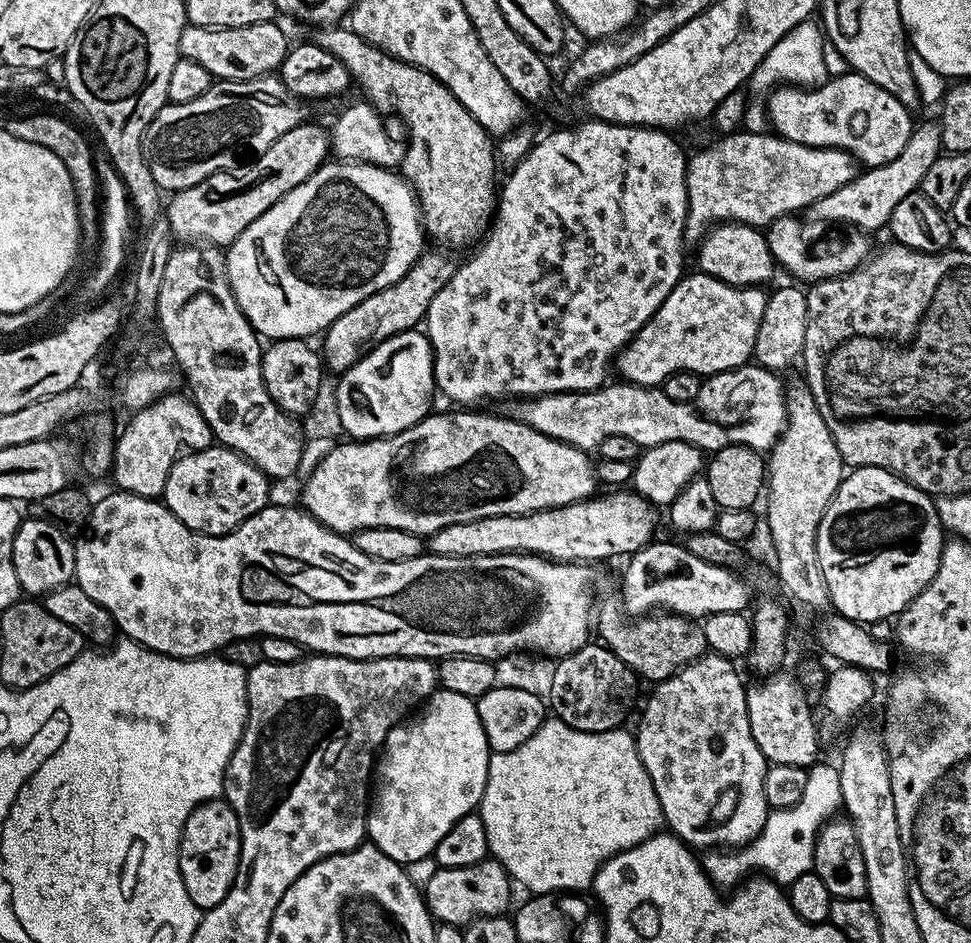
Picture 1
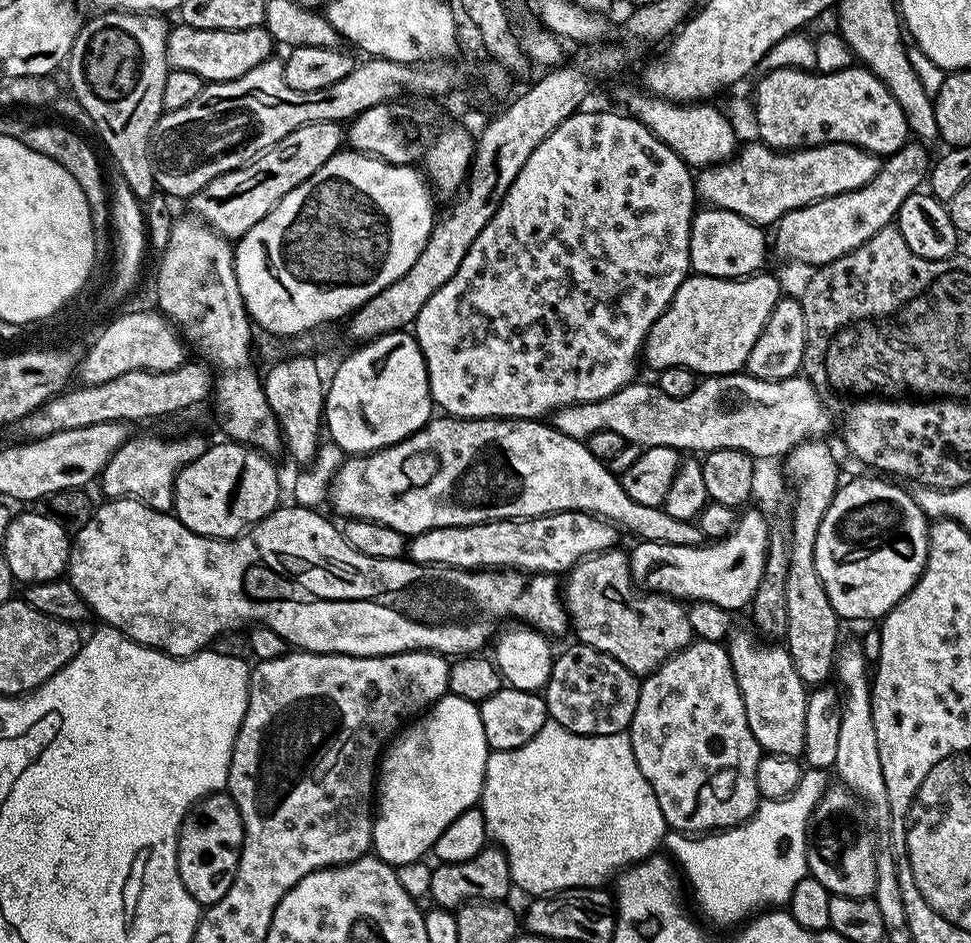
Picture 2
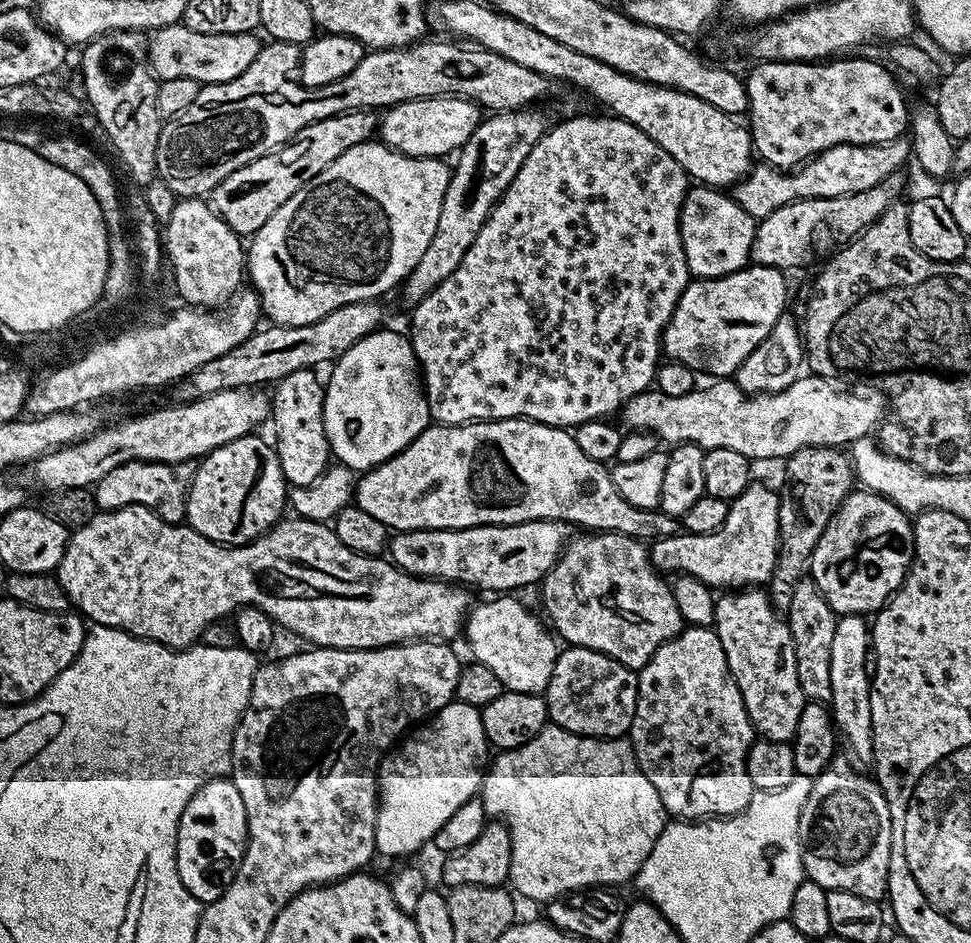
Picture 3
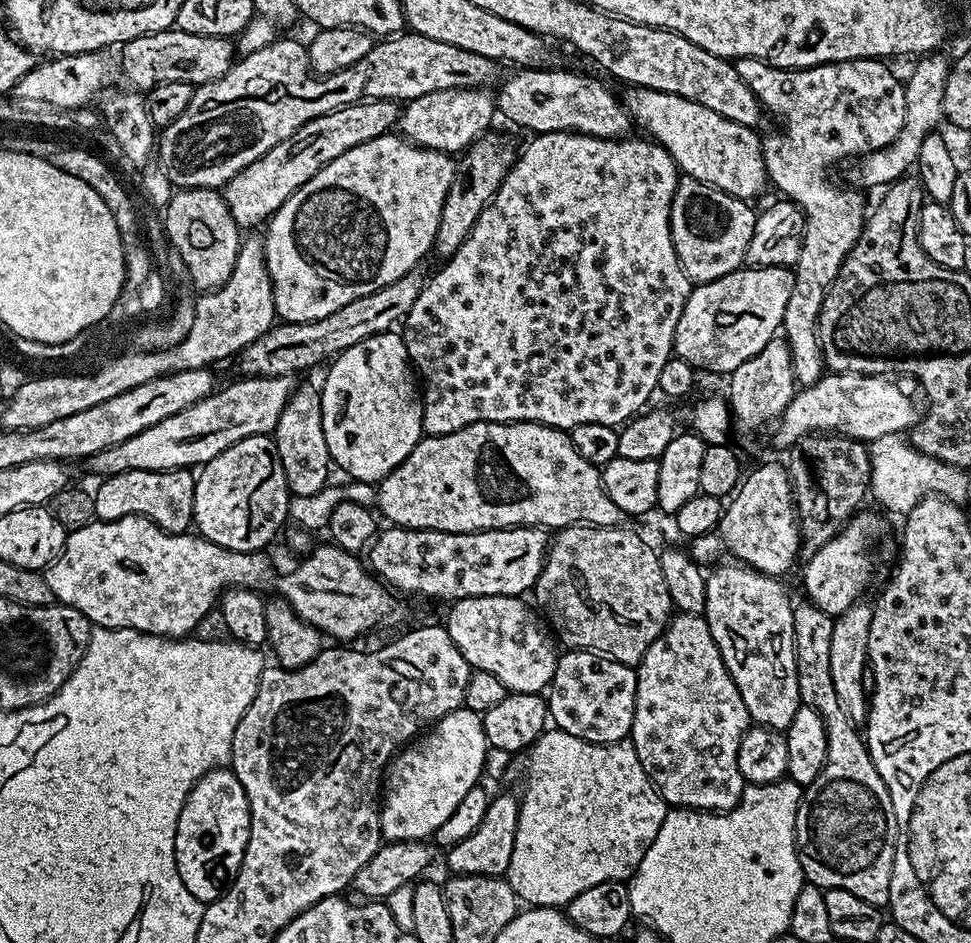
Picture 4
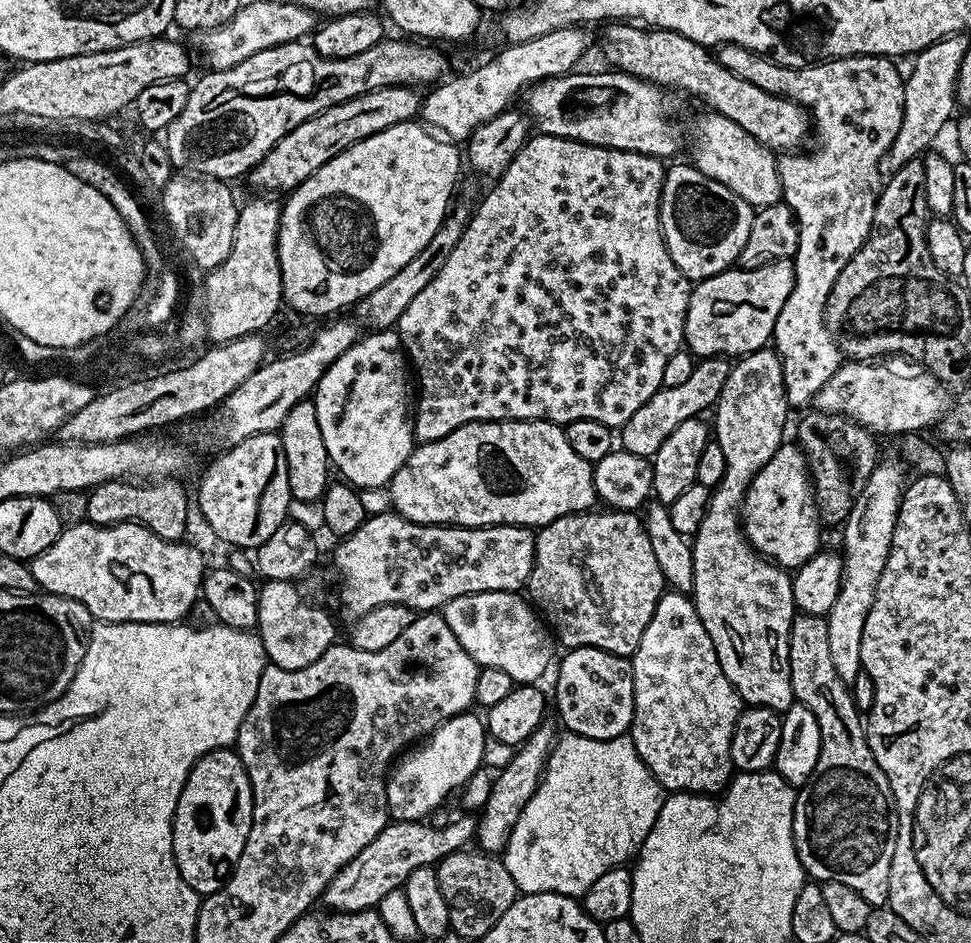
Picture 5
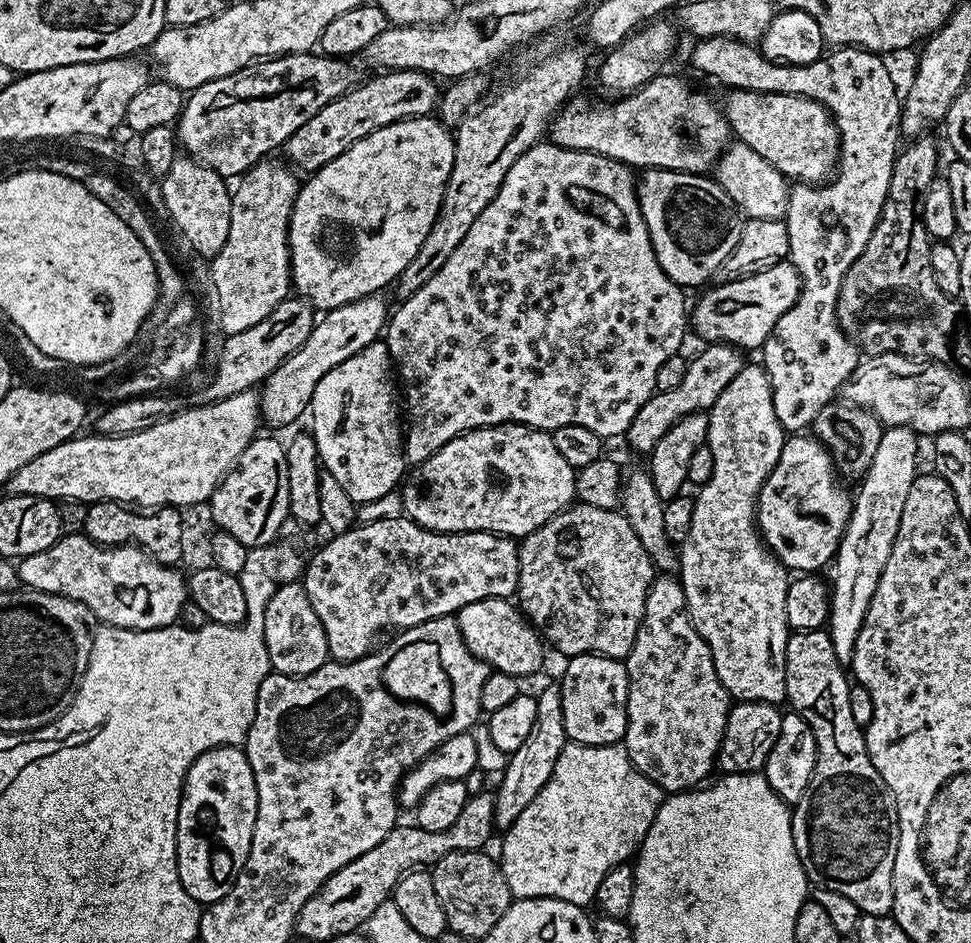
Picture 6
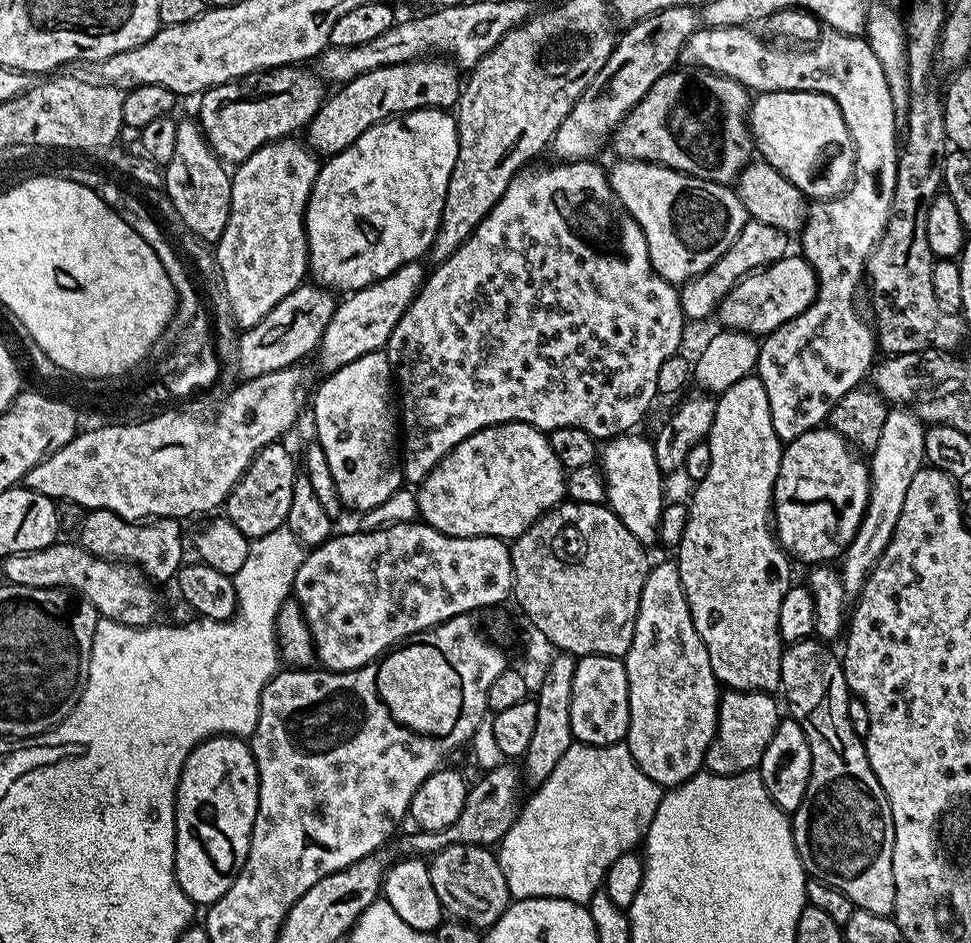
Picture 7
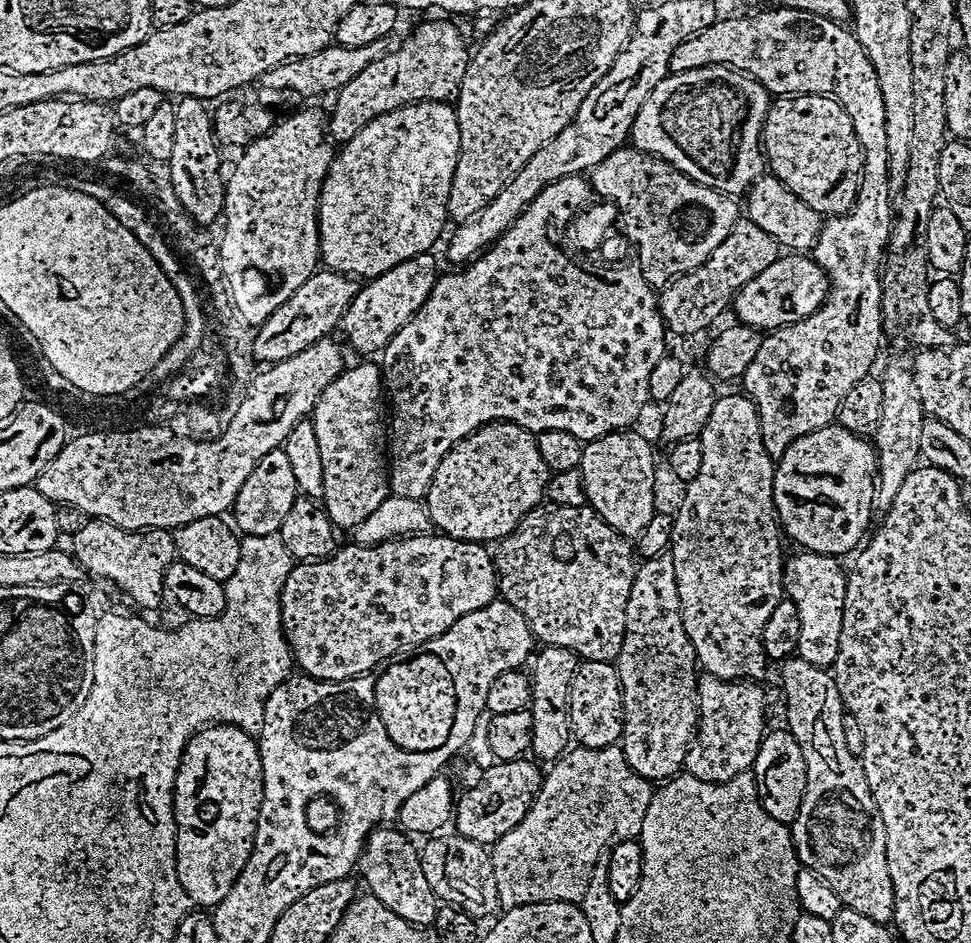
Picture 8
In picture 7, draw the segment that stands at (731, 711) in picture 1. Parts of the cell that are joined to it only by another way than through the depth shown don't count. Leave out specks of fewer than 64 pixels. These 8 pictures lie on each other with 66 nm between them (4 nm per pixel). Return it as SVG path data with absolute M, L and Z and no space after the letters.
M675 562L653 563L642 586L634 638L630 650L622 657L629 684L629 728L626 743L634 762L646 778L665 789L684 784L704 768L704 756L716 736L716 714L720 709L721 689L710 666L710 654L694 630L690 606Z

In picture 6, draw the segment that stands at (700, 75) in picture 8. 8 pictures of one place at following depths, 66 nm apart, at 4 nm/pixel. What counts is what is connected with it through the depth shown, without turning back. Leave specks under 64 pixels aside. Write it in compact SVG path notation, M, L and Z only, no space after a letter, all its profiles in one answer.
M656 76L635 92L621 95L613 99L613 104L601 108L576 99L569 99L551 121L551 143L602 154L636 170L665 168L671 172L708 174L730 143L728 120L721 105L702 89L676 76Z

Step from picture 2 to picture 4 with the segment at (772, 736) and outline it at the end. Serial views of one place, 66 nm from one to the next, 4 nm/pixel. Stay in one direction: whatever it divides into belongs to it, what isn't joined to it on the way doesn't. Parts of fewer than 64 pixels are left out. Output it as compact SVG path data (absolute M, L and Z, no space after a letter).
M739 562L731 563L707 573L702 615L708 622L708 629L722 654L722 662L730 678L734 678L734 686L738 686L738 694L742 694L742 702L746 702L749 721L761 728L785 733L790 722L794 722L794 714L798 714L802 706L794 646L794 604L788 601L788 592L777 577Z

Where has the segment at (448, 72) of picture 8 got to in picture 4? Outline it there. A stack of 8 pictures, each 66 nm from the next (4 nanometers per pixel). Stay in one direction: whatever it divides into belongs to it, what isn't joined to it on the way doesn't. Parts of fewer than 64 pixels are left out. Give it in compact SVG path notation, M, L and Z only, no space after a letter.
M365 99L306 122L297 132L290 134L290 138L278 142L278 146L262 154L262 158L250 162L250 166L234 174L234 178L224 185L222 195L234 222L244 230L251 229L248 228L251 224L263 225L281 208L286 198L310 182L310 178L314 178L322 166L334 162L334 158L346 154L346 150L354 146L389 135L397 127L401 111L397 101Z

